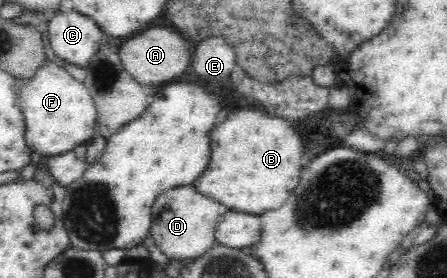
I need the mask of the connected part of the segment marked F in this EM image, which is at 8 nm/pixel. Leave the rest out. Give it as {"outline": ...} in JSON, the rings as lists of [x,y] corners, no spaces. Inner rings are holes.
{"outline":[[[48,61],[36,74],[36,78],[26,81],[19,92],[19,107],[24,122],[24,141],[31,152],[40,153],[44,160],[52,160],[66,152],[82,146],[94,135],[97,135],[97,110],[87,88],[83,83],[72,77],[72,71],[68,68],[60,68]]]}

